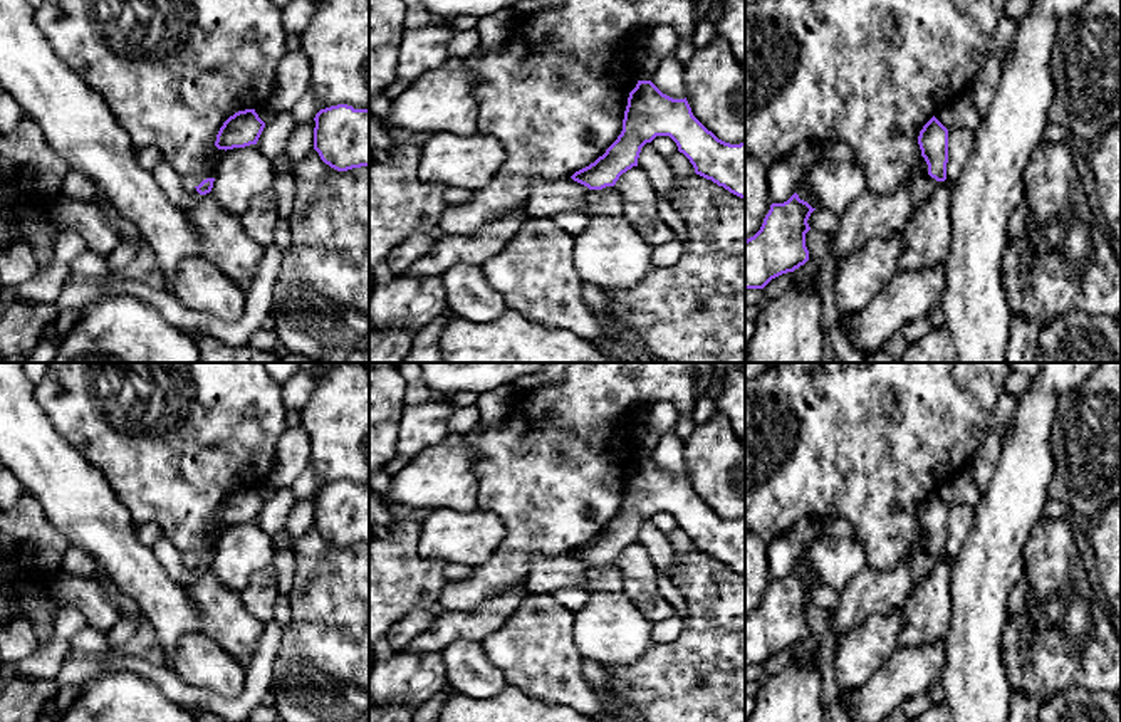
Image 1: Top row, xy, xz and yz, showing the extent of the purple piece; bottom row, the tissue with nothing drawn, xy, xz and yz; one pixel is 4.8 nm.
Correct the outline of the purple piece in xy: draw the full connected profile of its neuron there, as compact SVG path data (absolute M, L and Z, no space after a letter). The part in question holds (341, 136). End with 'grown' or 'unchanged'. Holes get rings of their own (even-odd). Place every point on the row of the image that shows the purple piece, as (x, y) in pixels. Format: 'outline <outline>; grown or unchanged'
outline M337 104L315 118L314 149L337 171L369 166L369 109Z; unchanged

